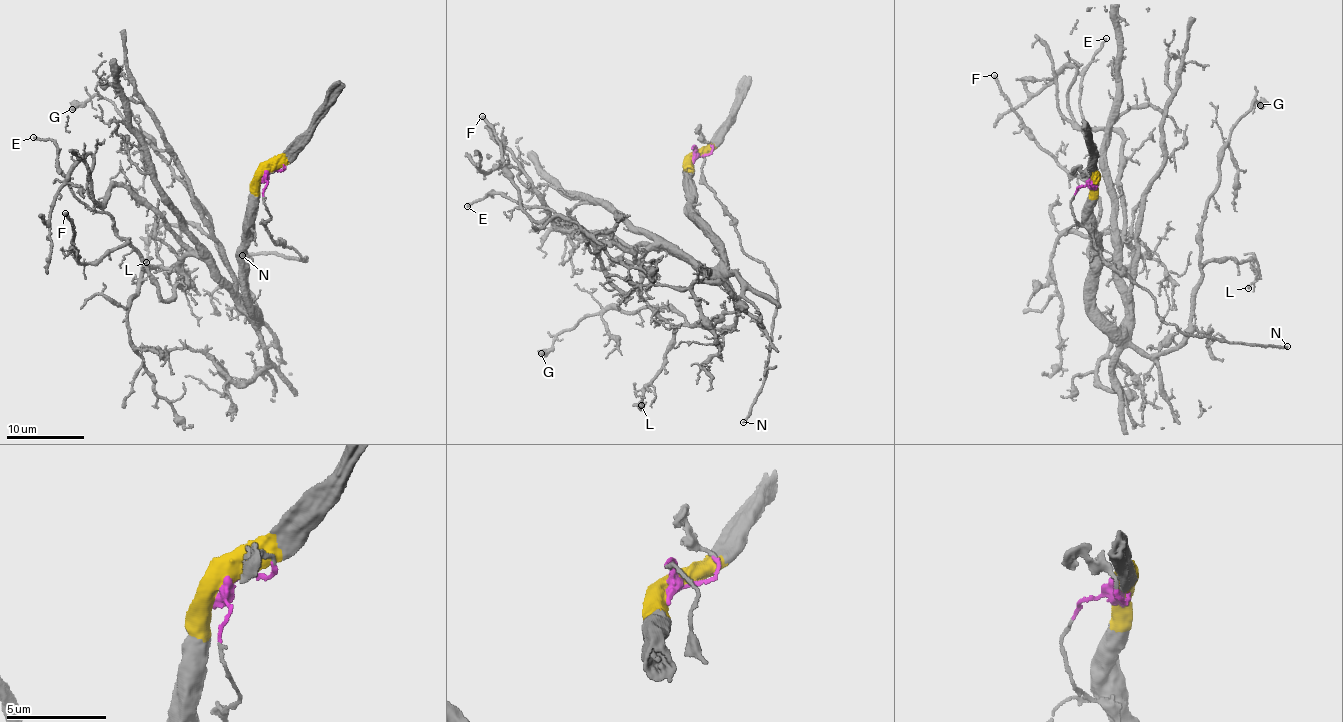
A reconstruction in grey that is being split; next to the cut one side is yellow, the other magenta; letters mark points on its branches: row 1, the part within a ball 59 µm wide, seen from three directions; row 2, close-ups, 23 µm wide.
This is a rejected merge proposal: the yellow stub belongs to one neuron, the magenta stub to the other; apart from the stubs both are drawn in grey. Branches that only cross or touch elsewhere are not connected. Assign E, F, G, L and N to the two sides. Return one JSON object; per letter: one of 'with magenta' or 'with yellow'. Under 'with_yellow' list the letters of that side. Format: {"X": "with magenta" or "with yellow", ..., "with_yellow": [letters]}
{"E": "with yellow", "F": "with yellow", "G": "with yellow", "L": "with yellow", "N": "with magenta", "with_yellow": ["E", "F", "G", "L"]}

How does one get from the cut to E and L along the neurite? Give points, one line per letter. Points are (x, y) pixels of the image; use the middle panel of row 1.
E: (694, 155), (691, 207), (720, 261), (705, 271), (661, 246), (644, 275), (616, 241), (502, 192), (467, 206)
L: (694, 155), (691, 207), (718, 248), (738, 317), (716, 329), (700, 323), (677, 328), (642, 405)

